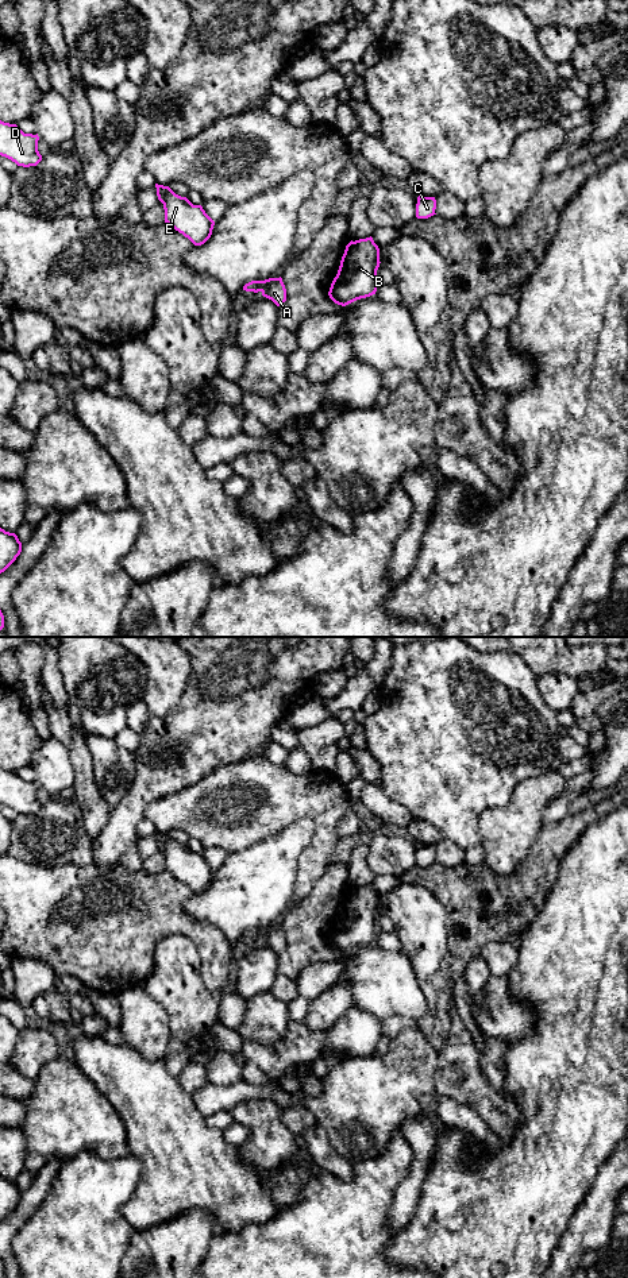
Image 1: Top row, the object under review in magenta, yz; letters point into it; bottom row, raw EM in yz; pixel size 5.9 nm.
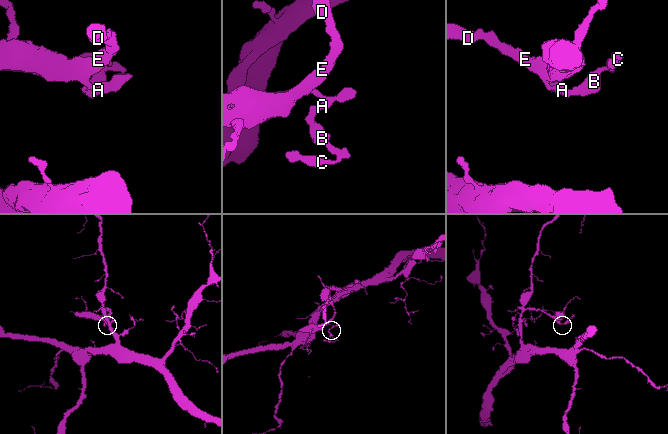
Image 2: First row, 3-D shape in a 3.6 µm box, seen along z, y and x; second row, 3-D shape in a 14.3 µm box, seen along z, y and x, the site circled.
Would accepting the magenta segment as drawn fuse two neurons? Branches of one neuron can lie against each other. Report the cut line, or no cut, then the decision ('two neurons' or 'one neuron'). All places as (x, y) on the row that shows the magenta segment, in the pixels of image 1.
no cut; one neuron

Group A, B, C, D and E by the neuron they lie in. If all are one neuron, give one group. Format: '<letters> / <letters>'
A B C D E

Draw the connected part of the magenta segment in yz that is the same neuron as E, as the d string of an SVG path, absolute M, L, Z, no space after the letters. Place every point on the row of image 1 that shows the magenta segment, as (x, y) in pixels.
M155 184L155 188L158 200L163 204L165 223L188 238L194 246L204 244L212 235L215 221L203 206L193 205L169 186Z

